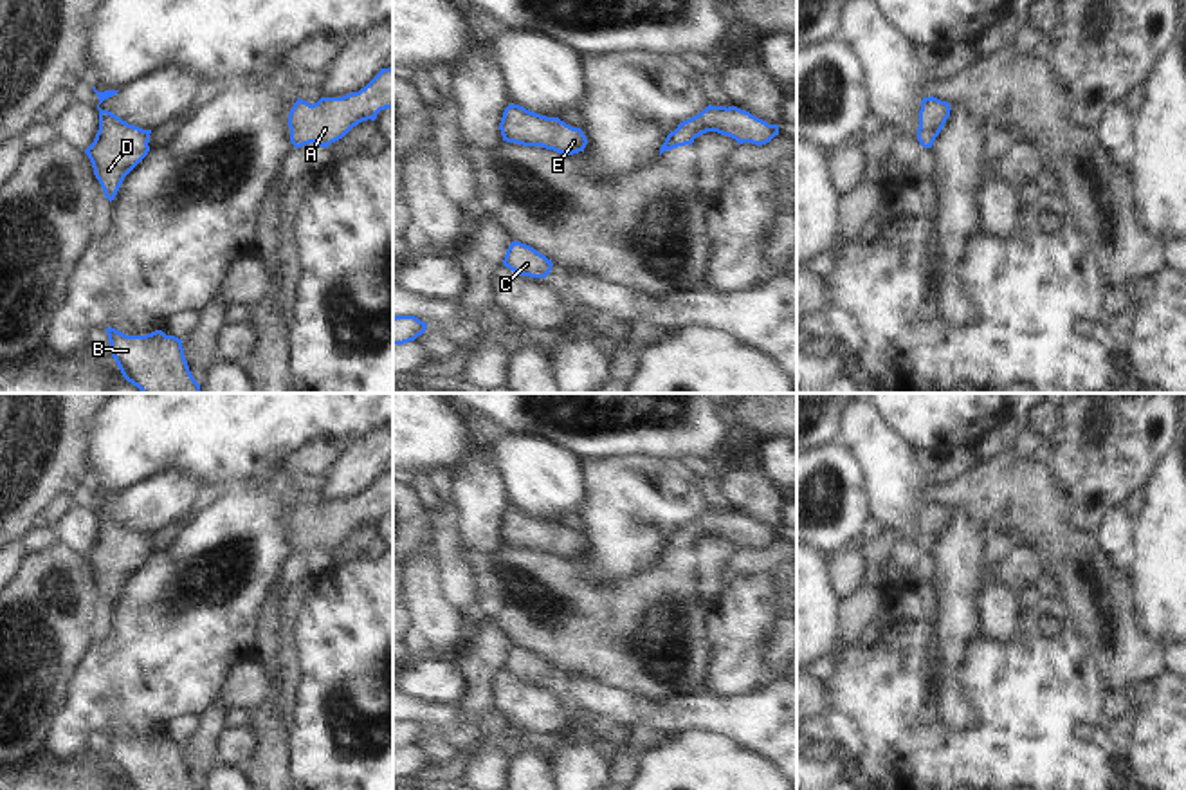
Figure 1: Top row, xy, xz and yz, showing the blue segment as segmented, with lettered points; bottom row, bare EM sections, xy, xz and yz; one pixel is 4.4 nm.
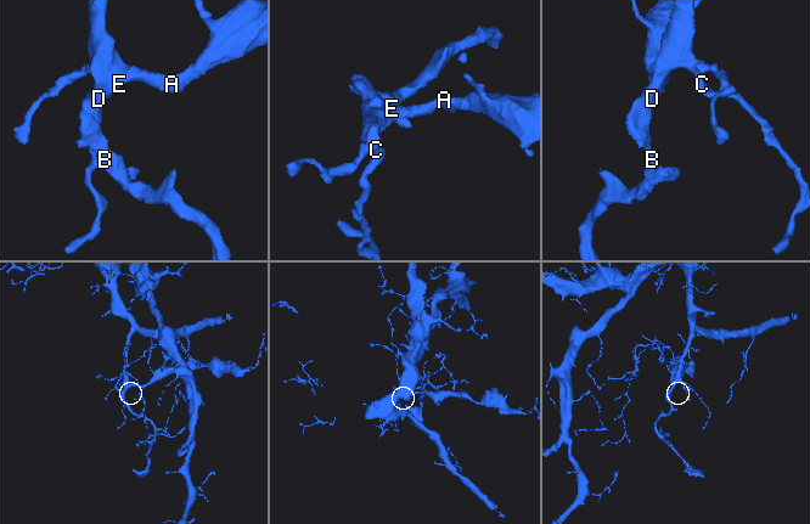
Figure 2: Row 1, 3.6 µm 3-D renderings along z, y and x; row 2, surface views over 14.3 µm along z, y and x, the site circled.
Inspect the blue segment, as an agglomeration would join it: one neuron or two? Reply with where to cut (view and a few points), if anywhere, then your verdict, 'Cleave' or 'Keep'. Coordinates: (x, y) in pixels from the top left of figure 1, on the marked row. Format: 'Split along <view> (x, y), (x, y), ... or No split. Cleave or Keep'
No split. Keep

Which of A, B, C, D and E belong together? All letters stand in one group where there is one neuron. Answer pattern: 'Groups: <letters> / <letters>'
Groups: A B C D E

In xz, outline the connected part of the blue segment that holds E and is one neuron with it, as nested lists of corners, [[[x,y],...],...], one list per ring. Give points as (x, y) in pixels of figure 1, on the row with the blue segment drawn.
[[[519,105],[505,108],[499,130],[506,142],[541,146],[566,155],[584,152],[588,144],[580,128],[573,128],[559,117],[530,112]]]

